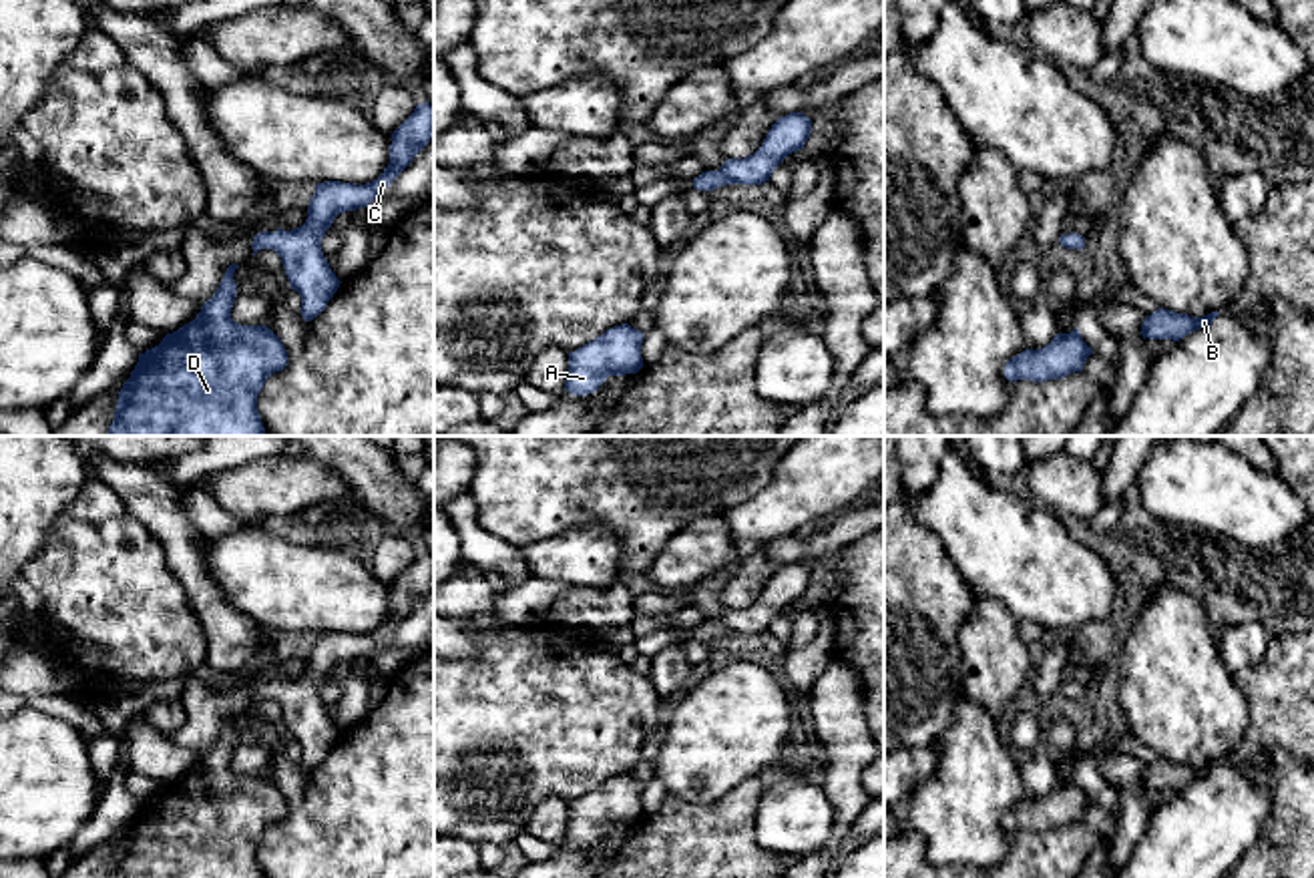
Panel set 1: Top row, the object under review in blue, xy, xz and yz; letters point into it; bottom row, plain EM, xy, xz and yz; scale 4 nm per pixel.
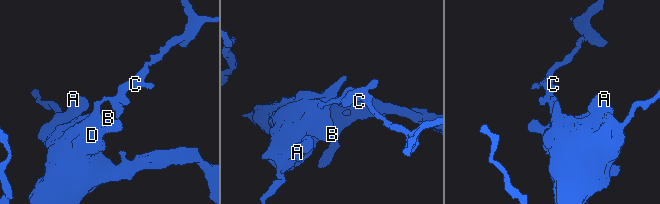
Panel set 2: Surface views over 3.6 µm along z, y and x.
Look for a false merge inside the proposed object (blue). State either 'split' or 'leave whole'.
leave whole

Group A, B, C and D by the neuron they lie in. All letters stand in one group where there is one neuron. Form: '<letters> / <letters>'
A B C D

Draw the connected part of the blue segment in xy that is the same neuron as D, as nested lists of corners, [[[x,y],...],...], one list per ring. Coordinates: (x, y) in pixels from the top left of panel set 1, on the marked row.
[[[231,263],[197,317],[145,354],[119,392],[115,420],[106,436],[267,436],[257,412],[265,380],[285,370],[287,352],[267,325],[241,325],[231,319],[235,301]]]

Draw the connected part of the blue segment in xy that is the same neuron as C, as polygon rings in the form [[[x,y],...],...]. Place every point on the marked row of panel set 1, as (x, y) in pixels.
[[[426,100],[392,133],[390,165],[366,185],[325,181],[315,185],[301,227],[275,233],[263,231],[253,237],[253,255],[259,249],[273,249],[283,263],[291,289],[301,295],[301,317],[317,317],[340,287],[321,251],[321,239],[340,213],[368,207],[376,195],[412,163],[412,159],[434,137],[434,108]]]

